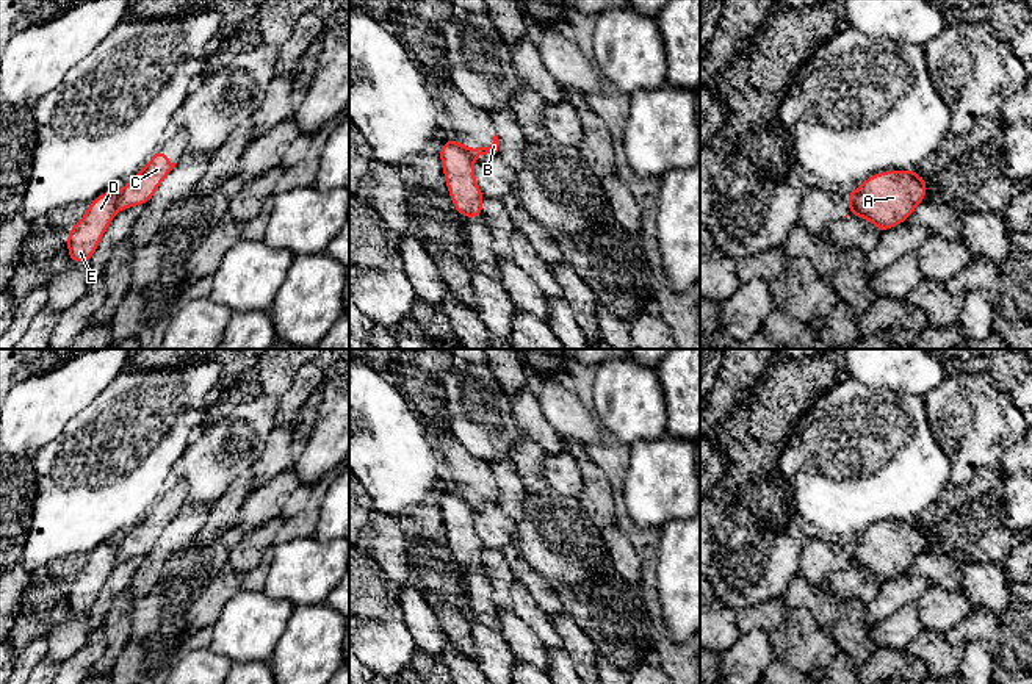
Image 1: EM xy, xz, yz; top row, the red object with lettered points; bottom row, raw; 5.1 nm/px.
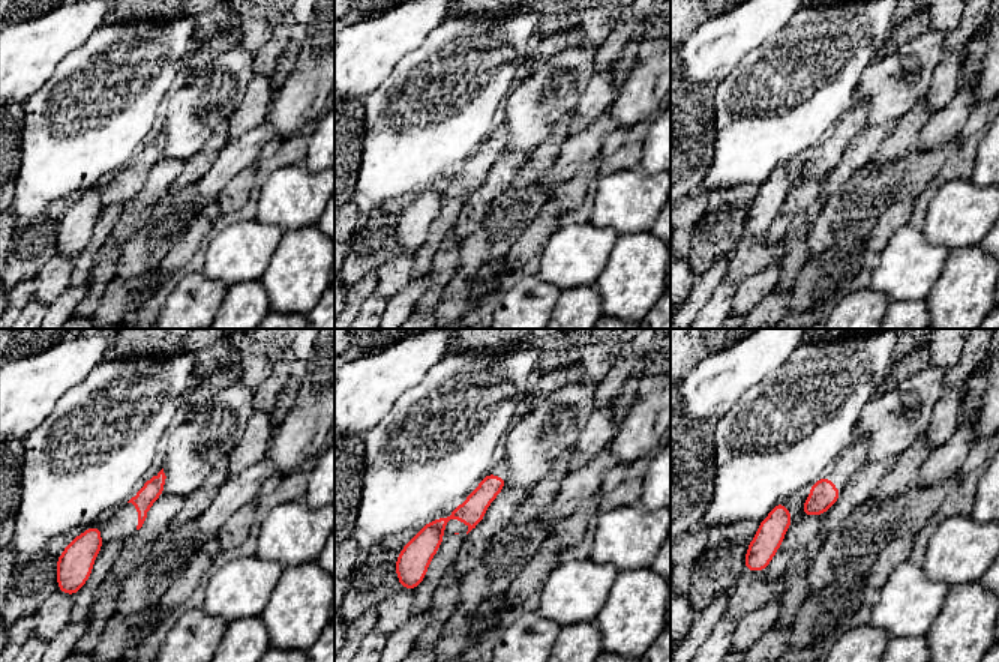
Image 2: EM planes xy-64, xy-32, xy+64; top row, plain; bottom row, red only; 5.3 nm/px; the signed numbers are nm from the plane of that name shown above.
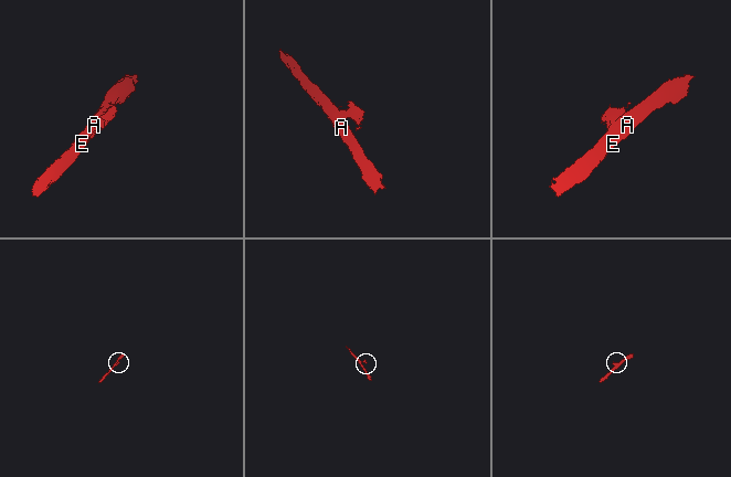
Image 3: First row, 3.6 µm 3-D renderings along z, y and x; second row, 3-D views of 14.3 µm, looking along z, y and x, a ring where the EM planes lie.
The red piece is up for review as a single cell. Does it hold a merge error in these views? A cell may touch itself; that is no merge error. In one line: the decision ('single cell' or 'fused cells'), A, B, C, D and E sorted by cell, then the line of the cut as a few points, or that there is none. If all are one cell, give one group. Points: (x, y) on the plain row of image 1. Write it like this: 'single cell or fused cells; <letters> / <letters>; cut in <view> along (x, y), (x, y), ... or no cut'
fused cells; A D E / B C; cut in xy along (118, 542), (116, 561)

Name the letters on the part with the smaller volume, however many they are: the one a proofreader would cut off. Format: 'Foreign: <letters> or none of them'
Foreign: B, C

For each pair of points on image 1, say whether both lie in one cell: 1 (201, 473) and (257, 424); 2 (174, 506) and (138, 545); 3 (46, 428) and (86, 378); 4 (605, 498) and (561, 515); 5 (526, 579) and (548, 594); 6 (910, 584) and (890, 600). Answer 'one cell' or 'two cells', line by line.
1: one cell
2: one cell
3: one cell
4: two cells
5: one cell
6: one cell

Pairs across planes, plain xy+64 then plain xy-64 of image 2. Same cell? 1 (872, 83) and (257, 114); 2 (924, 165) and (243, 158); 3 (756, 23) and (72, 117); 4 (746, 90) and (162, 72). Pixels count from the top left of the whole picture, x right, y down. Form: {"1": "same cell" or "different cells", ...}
{"1": "different cells", "2": "different cells", "3": "different cells", "4": "same cell"}

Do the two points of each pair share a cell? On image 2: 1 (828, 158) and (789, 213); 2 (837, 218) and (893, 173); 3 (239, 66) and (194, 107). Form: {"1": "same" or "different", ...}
{"1": "different", "2": "same", "3": "same"}

